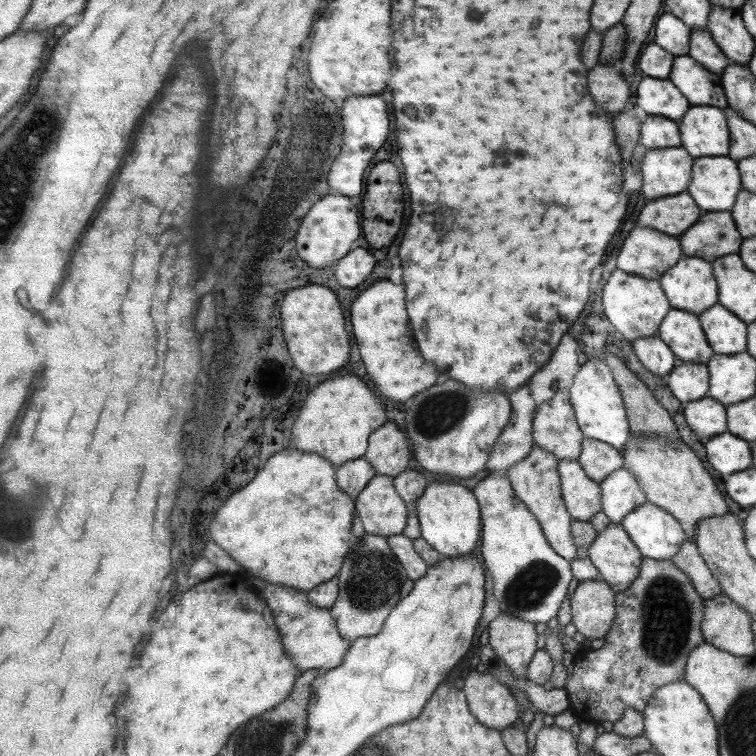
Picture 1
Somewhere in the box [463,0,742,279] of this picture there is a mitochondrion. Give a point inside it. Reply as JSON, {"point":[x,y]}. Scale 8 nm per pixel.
{"point":[720,231]}

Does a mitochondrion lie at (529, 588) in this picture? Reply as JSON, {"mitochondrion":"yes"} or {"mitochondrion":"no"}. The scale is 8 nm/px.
{"mitochondrion":"yes"}

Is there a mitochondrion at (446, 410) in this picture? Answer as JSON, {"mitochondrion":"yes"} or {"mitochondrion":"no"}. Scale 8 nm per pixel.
{"mitochondrion":"yes"}

